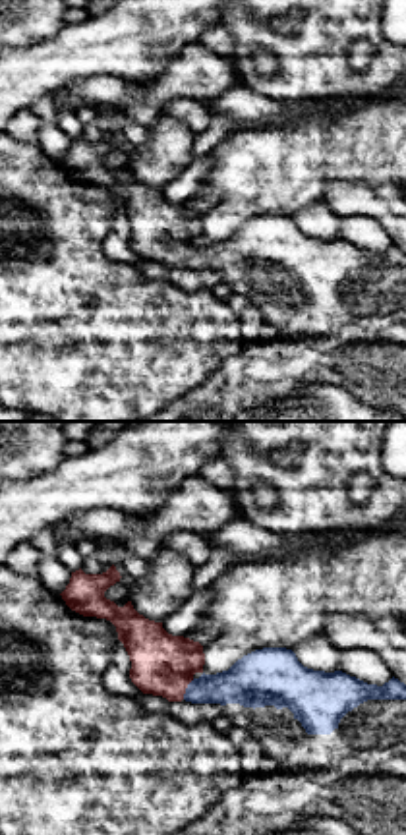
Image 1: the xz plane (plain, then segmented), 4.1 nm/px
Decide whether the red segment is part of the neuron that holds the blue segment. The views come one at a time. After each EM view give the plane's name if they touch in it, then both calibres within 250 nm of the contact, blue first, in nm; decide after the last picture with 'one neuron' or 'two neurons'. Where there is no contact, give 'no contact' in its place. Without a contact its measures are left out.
xz | 190/260 nm

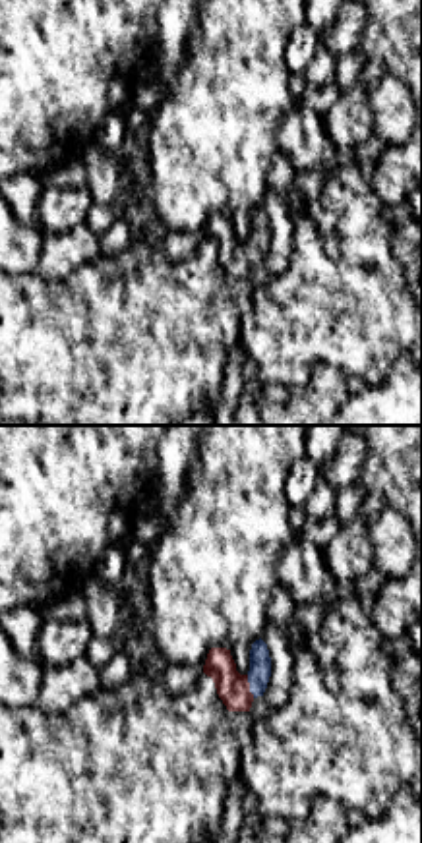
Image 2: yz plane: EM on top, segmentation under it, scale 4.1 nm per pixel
yz | 100/140 nm

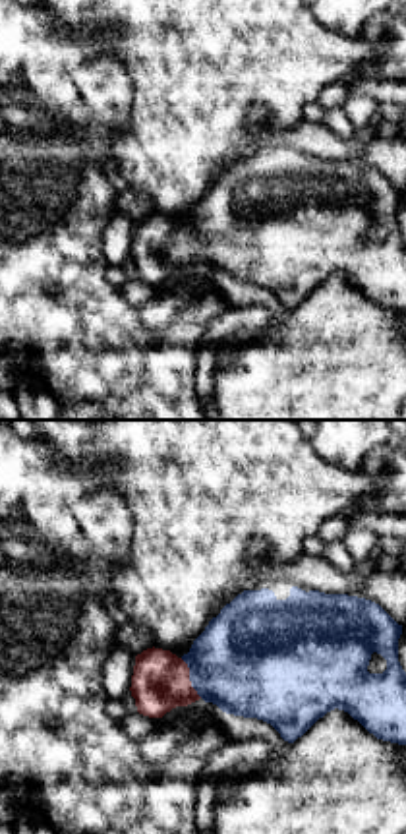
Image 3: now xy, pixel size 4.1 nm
xy | 440/240 nm

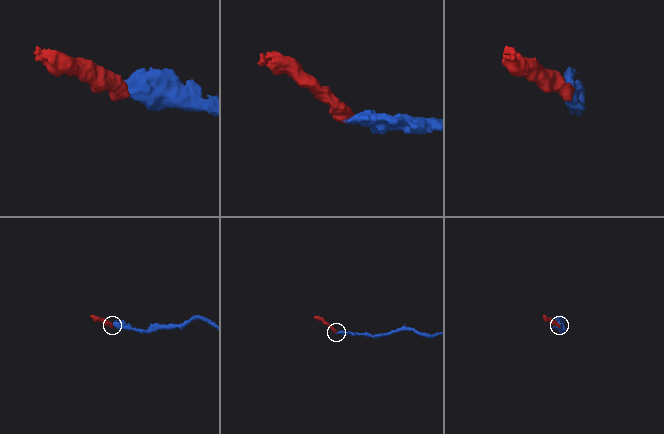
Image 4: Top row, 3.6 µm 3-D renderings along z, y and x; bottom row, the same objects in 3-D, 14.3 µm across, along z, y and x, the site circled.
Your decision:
one neuron

